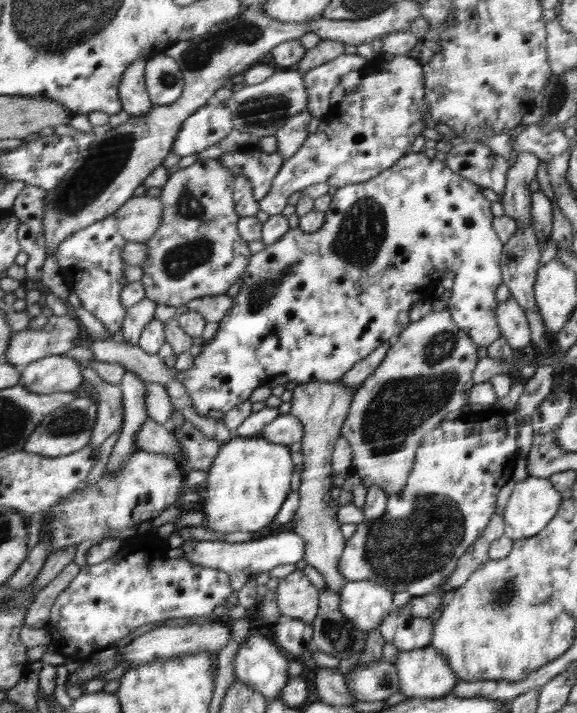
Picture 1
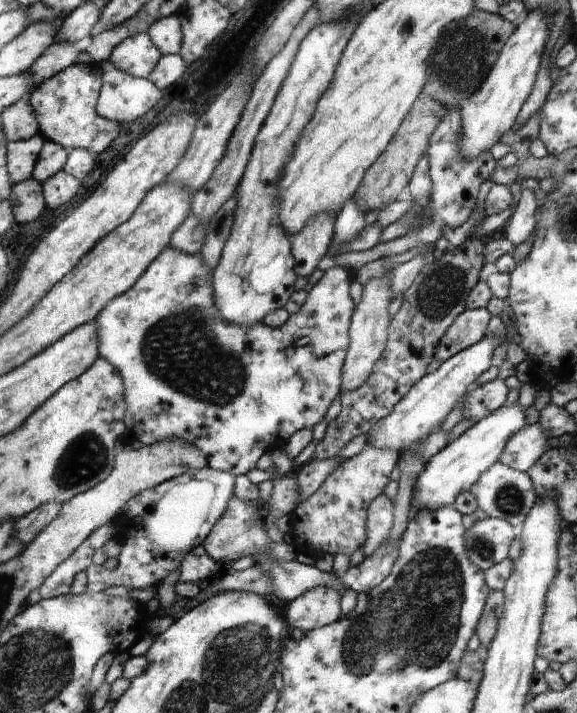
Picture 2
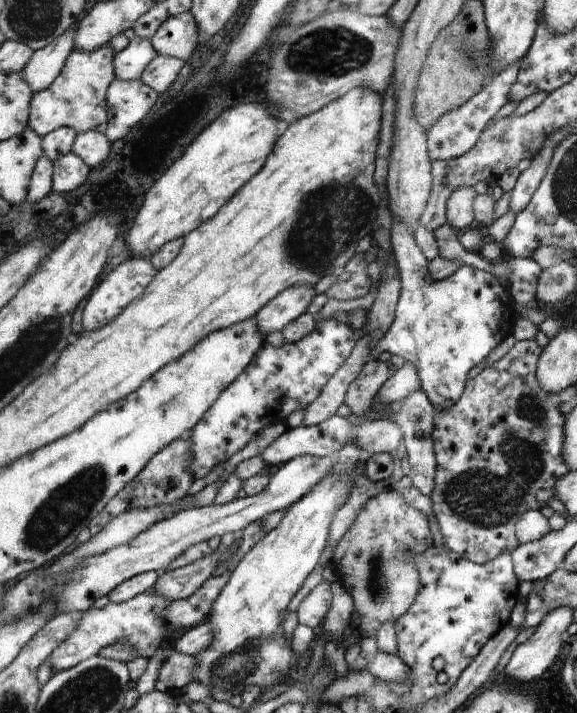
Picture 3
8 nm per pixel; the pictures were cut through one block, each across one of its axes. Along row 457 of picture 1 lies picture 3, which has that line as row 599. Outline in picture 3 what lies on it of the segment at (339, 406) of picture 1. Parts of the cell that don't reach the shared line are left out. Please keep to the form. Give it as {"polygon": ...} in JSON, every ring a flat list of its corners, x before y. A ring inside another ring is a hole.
{"polygon":[[322,580,300,602,297,609,299,624,304,624,311,629,320,626,324,616,330,610,330,600,332,600,330,584,328,581]]}

